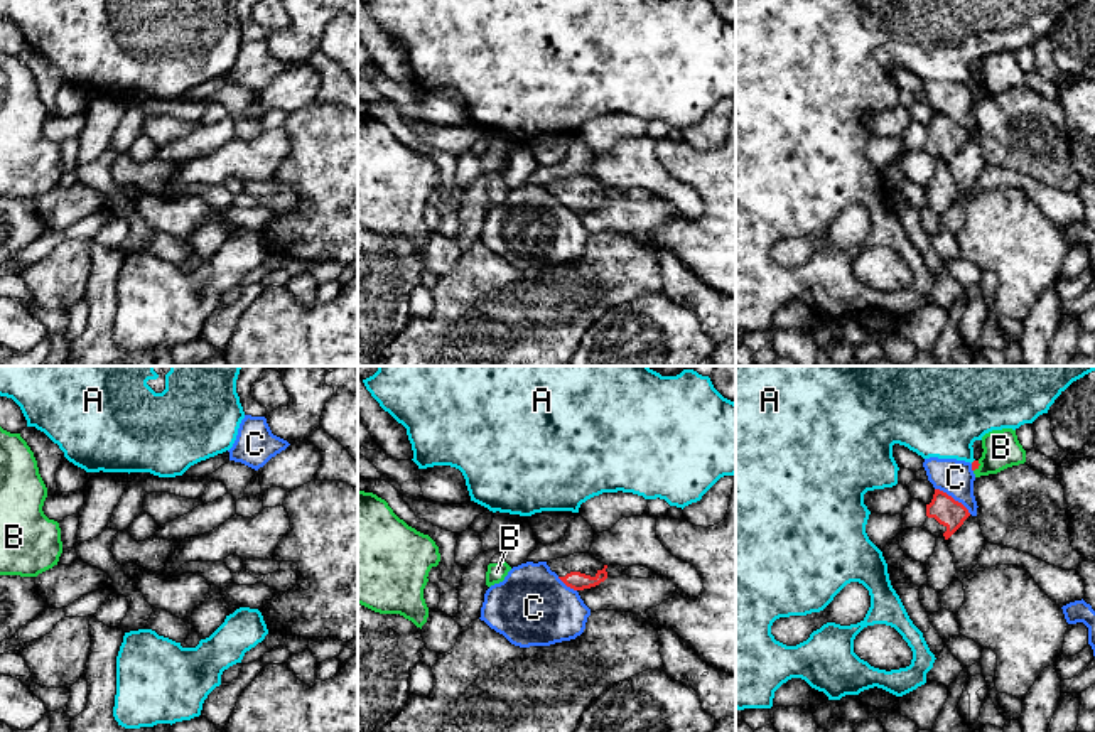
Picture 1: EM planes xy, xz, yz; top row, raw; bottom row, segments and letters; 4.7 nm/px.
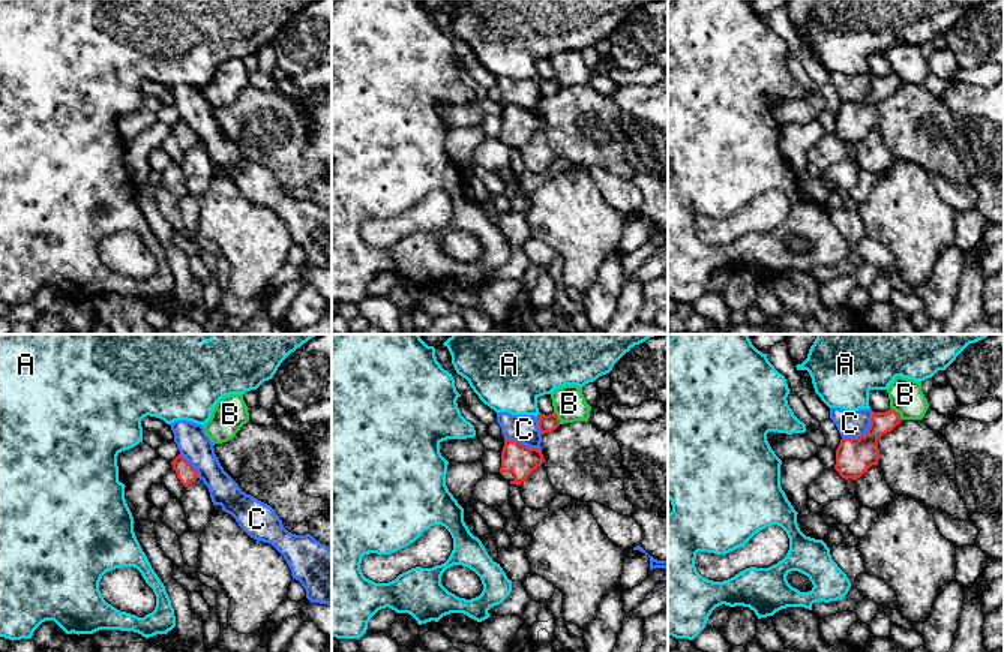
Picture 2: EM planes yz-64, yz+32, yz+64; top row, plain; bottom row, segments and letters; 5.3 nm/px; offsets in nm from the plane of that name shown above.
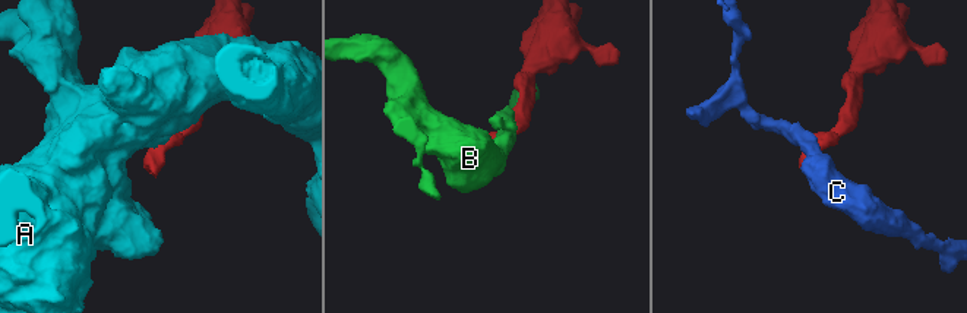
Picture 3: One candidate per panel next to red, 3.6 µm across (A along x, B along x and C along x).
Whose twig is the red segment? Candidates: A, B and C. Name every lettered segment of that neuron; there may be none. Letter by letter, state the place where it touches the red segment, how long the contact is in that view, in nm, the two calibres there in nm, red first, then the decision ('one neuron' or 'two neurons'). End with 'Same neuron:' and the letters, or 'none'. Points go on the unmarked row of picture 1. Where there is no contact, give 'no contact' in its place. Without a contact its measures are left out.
A: no contact | two neurons
B: yz (979, 86) | 60 nm | 40/180 nm | two neurons
C: yz (952, 120) | 220 nm | 140/170 nm | two neurons
Same neuron: none

